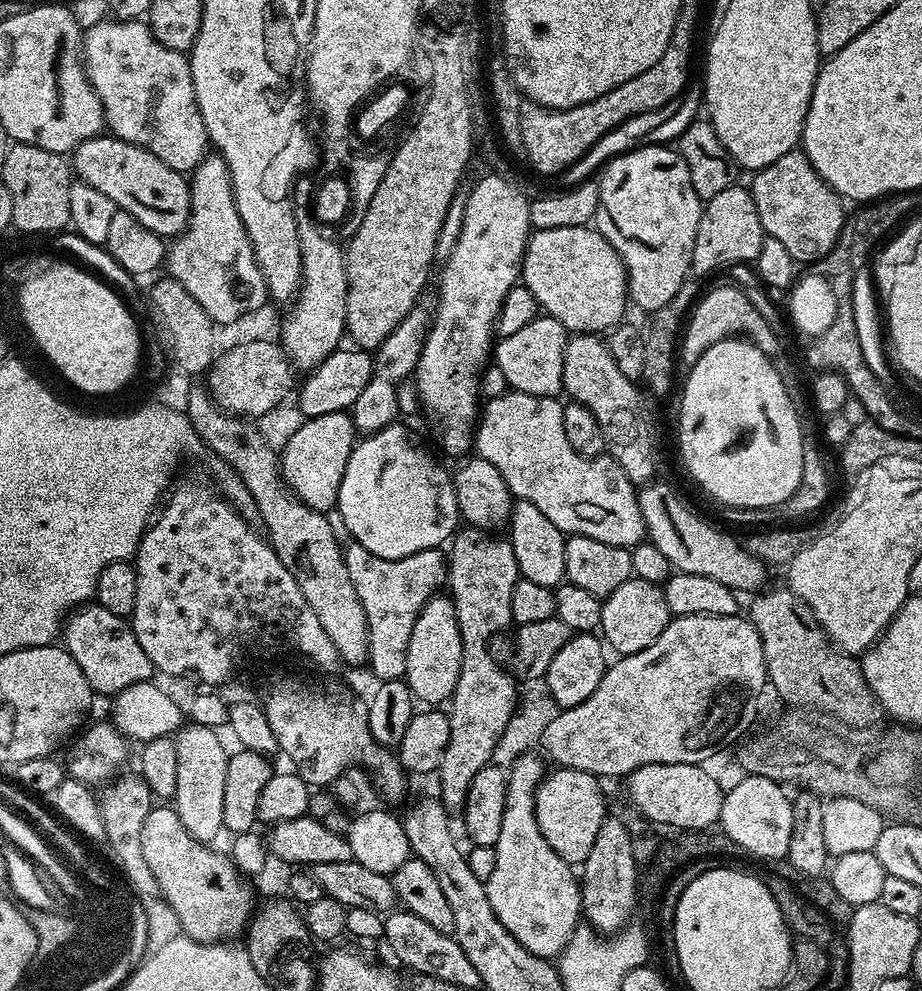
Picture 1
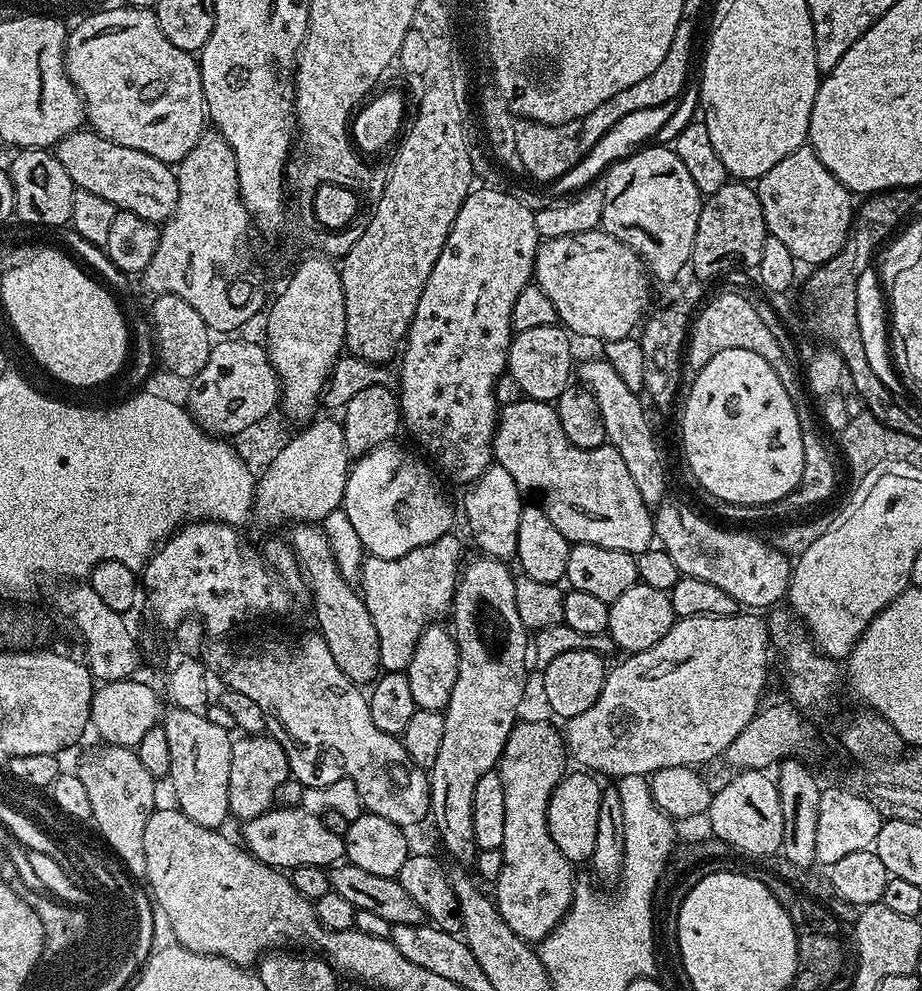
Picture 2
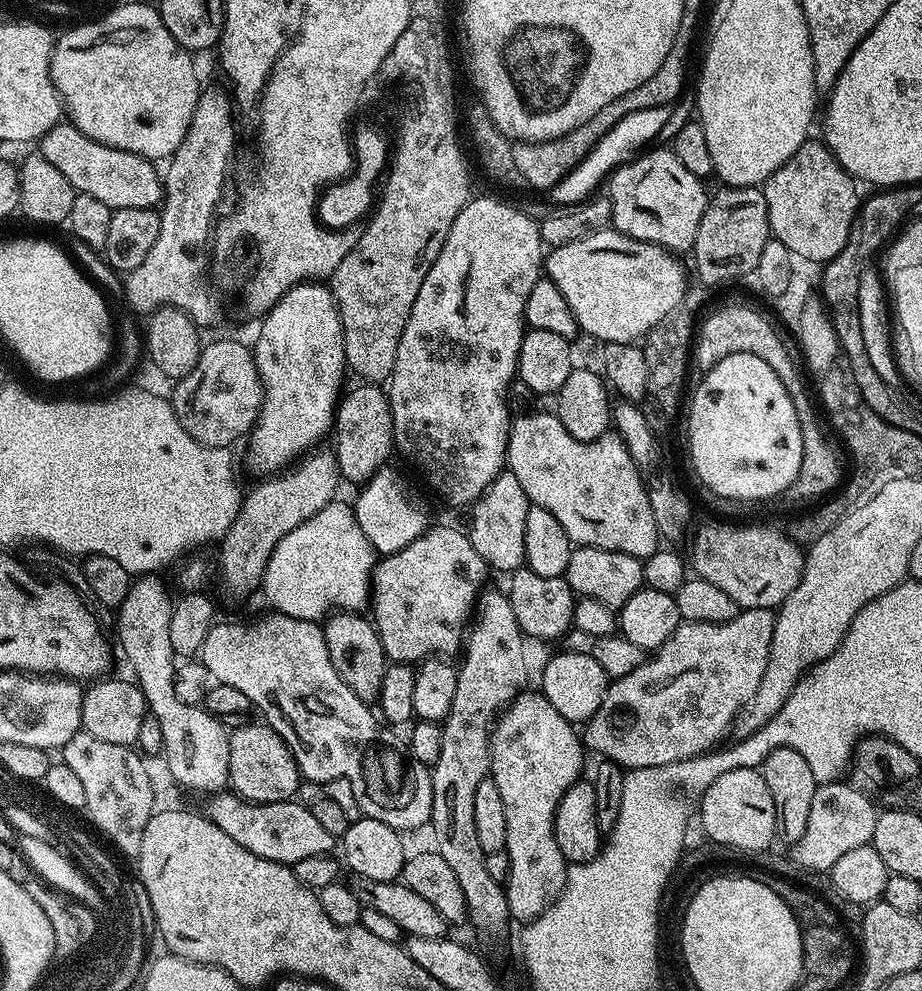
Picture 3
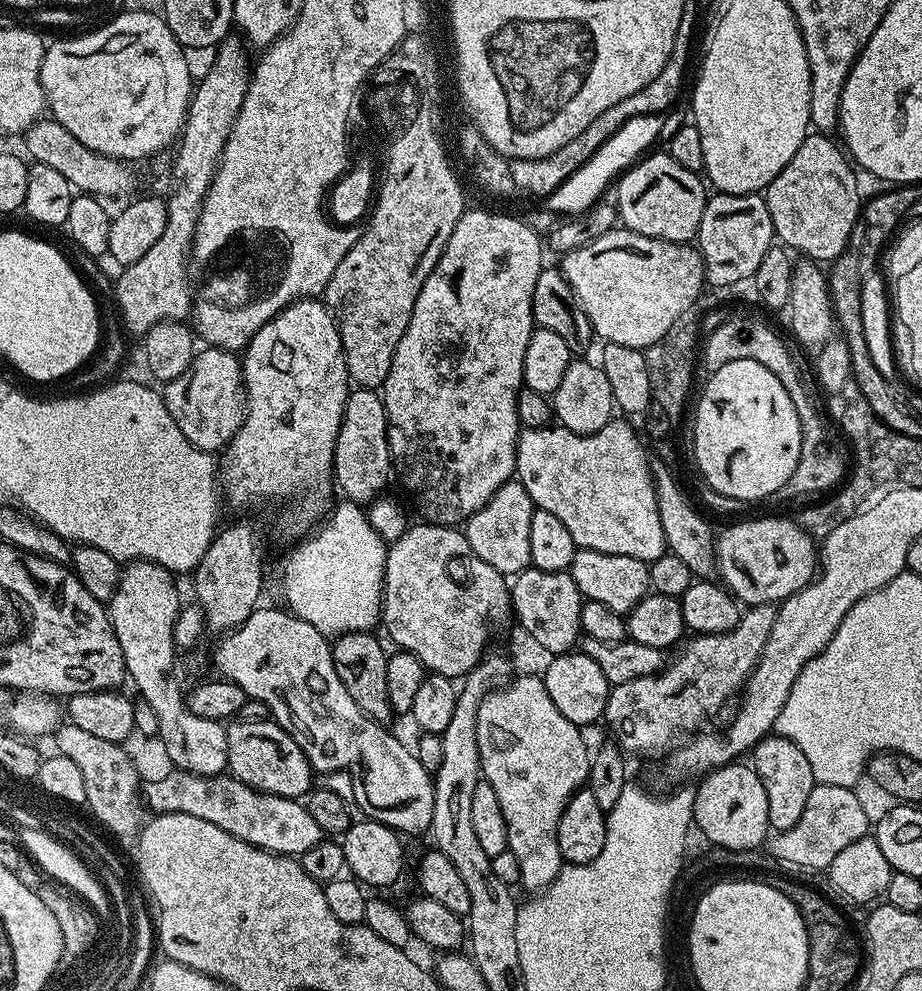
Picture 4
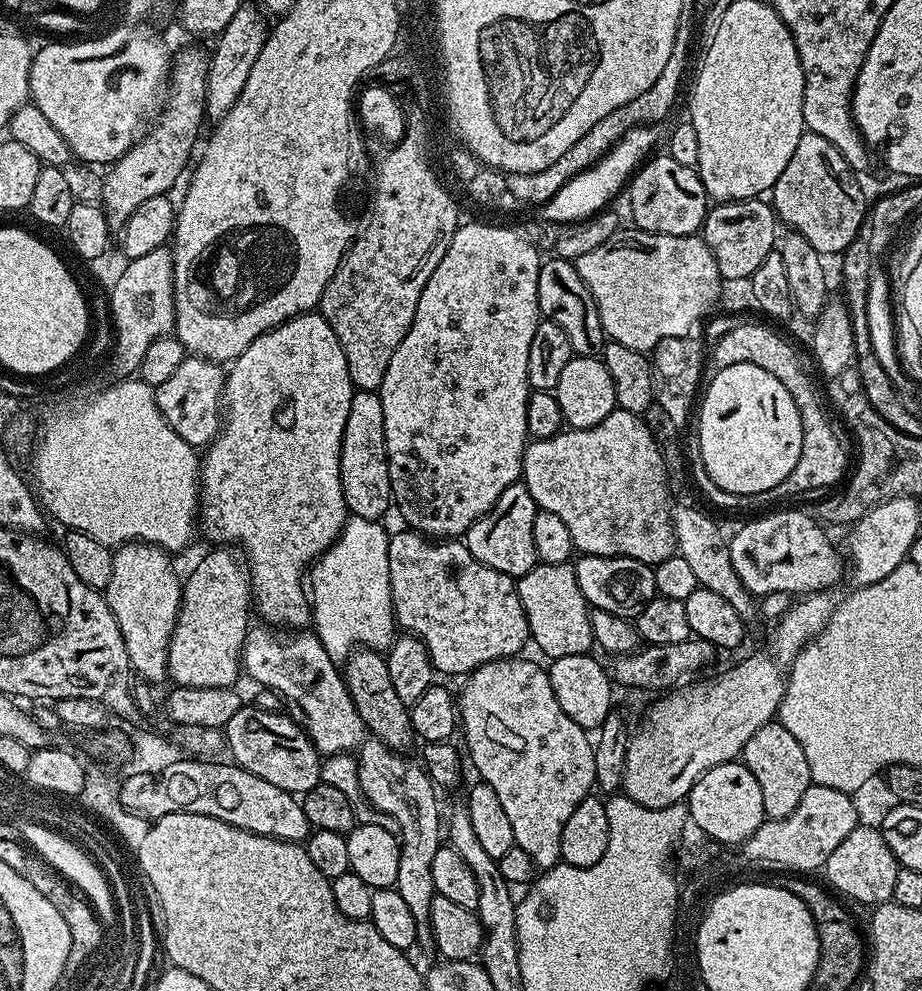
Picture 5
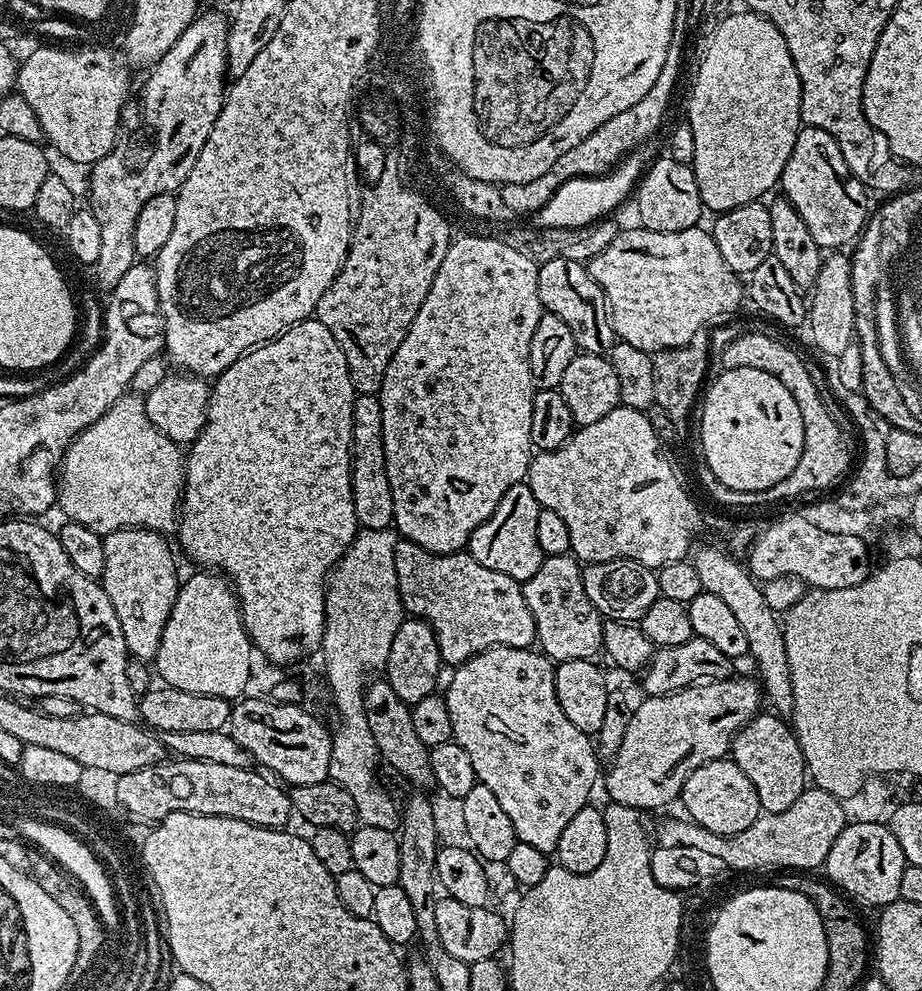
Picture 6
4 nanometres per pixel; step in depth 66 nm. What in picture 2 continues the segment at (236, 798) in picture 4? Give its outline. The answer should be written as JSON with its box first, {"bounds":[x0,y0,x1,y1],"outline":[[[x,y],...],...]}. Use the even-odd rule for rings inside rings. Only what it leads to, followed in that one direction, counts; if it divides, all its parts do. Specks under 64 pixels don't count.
{"bounds":[243,806,345,870],"outline":[[[273,806],[268,811],[258,814],[258,818],[243,821],[243,847],[257,860],[277,870],[291,870],[298,866],[328,868],[345,859],[344,837],[333,834],[319,815],[308,813],[301,806],[280,807]]]}

